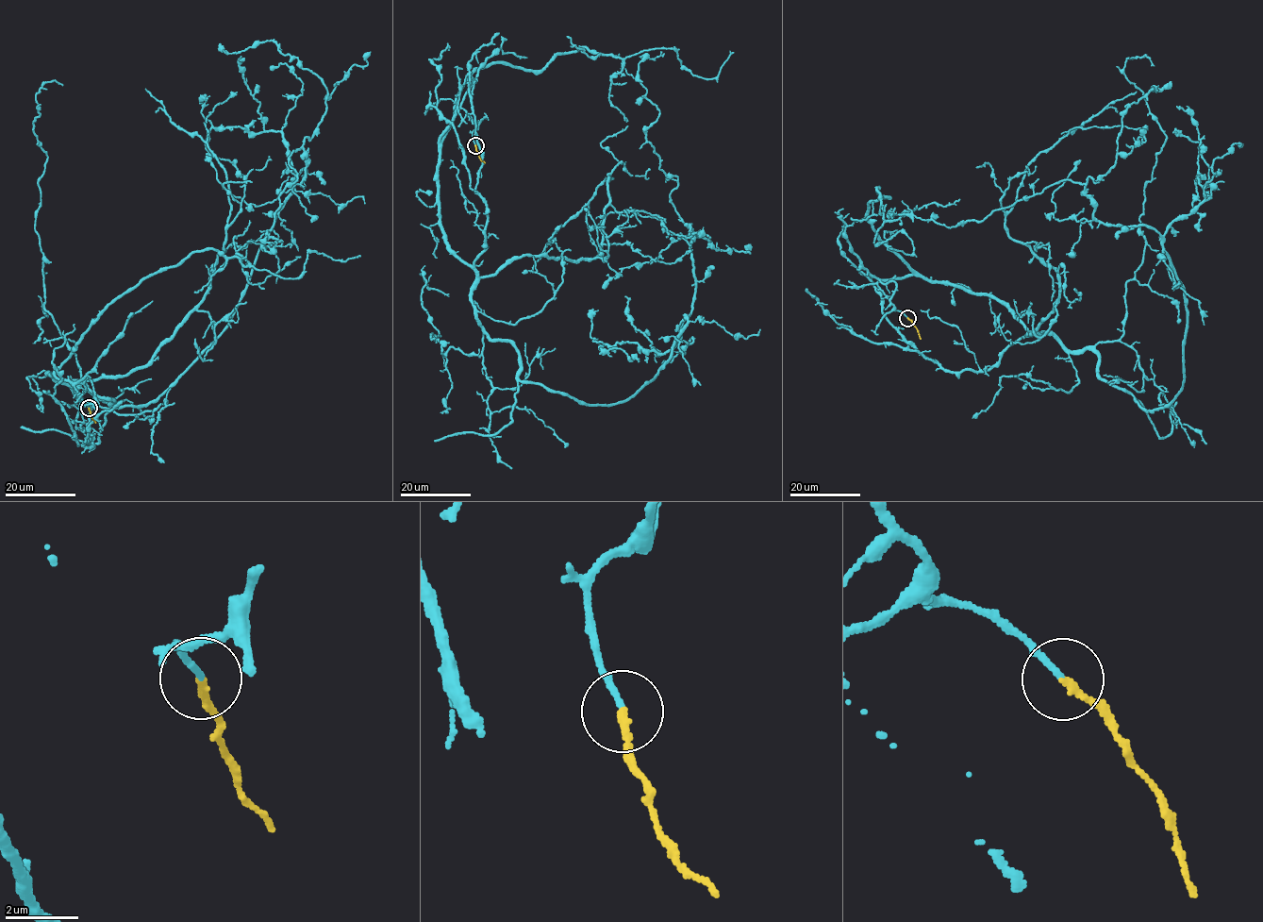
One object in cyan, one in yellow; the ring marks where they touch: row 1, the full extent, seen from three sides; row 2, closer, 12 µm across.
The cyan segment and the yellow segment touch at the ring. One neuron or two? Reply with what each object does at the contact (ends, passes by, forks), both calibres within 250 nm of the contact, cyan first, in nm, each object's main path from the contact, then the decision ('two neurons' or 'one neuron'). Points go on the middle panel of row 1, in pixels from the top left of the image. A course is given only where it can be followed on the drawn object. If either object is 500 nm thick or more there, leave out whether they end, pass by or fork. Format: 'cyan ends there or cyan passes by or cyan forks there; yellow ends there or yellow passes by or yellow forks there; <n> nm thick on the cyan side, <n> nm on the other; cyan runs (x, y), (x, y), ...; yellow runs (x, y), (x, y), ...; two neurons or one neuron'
cyan ends there; yellow ends there; 140 nm thick on the cyan side, 190 nm on the other; cyan runs (475, 144), (460, 108), (439, 223), (479, 326), (519, 379), (625, 400), (694, 294), (639, 79), (662, 56); yellow runs (475, 144), (485, 163); one neuron

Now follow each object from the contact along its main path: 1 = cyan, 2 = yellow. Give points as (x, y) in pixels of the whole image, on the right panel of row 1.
1: (907, 317), (880, 280), (989, 293), (1147, 410), (1184, 377), (1161, 235), (1084, 184), (892, 218)
2: (907, 317), (920, 339)

